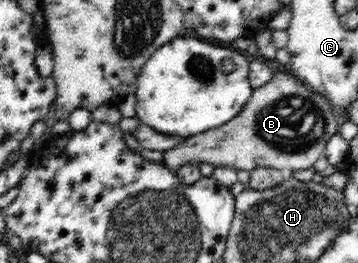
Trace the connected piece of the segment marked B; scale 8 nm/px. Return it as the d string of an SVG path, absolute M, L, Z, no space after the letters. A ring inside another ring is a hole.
M276 72L264 86L253 89L249 101L231 121L186 138L180 146L164 150L162 165L176 172L188 163L210 163L238 170L274 168L286 171L308 170L322 158L326 142L340 130L338 116L324 95L316 93L293 74Z

